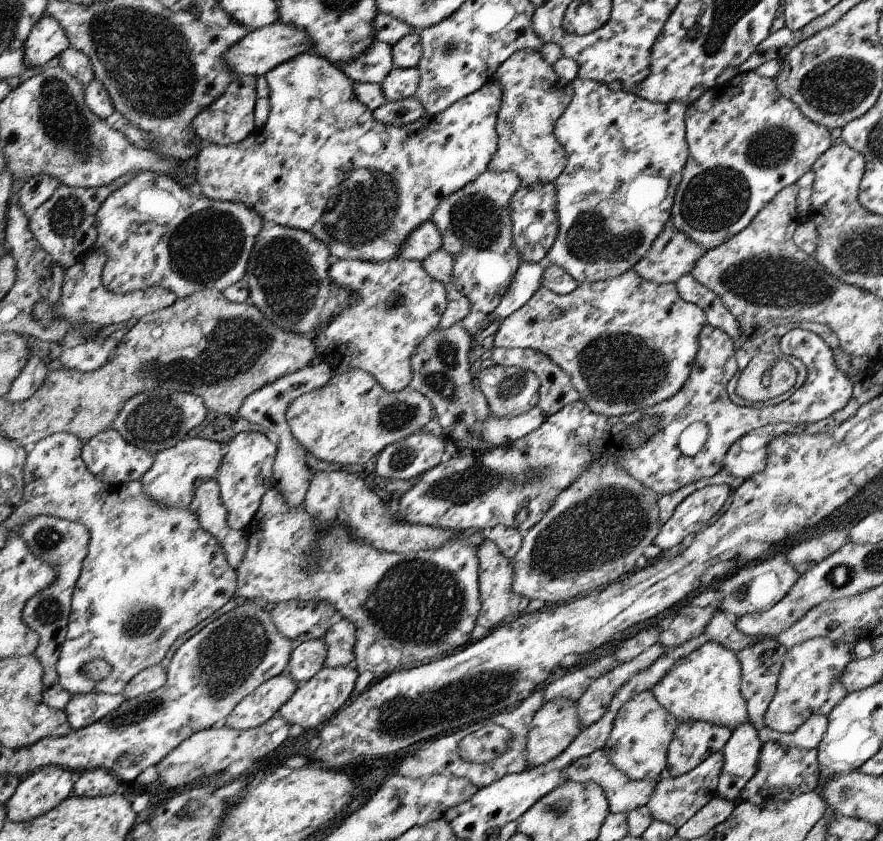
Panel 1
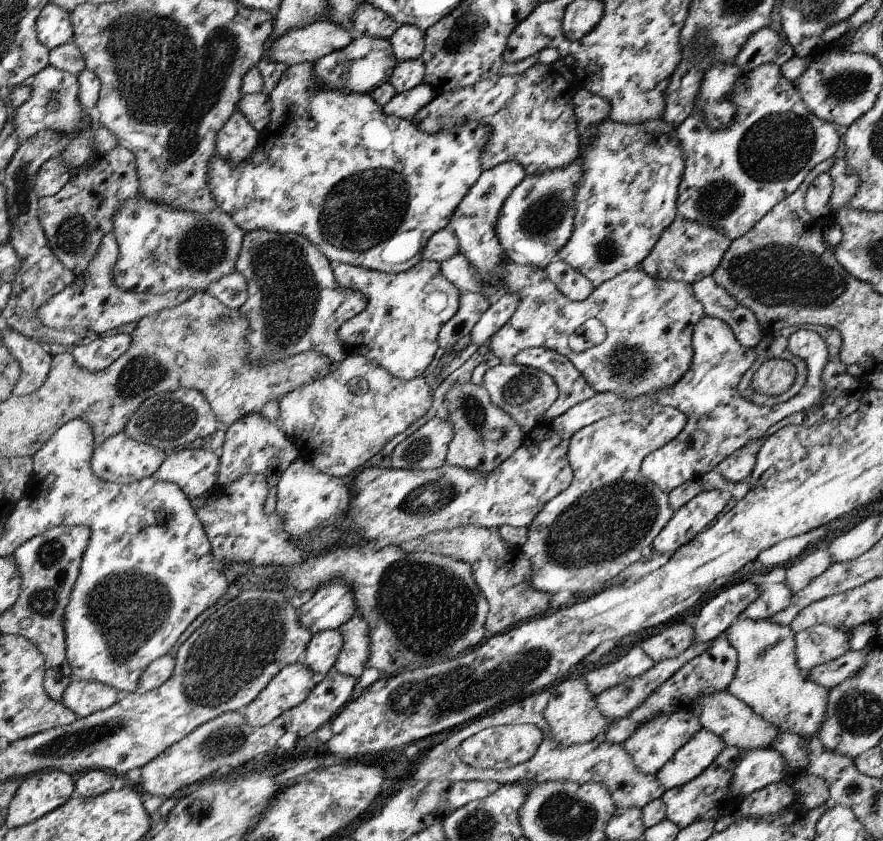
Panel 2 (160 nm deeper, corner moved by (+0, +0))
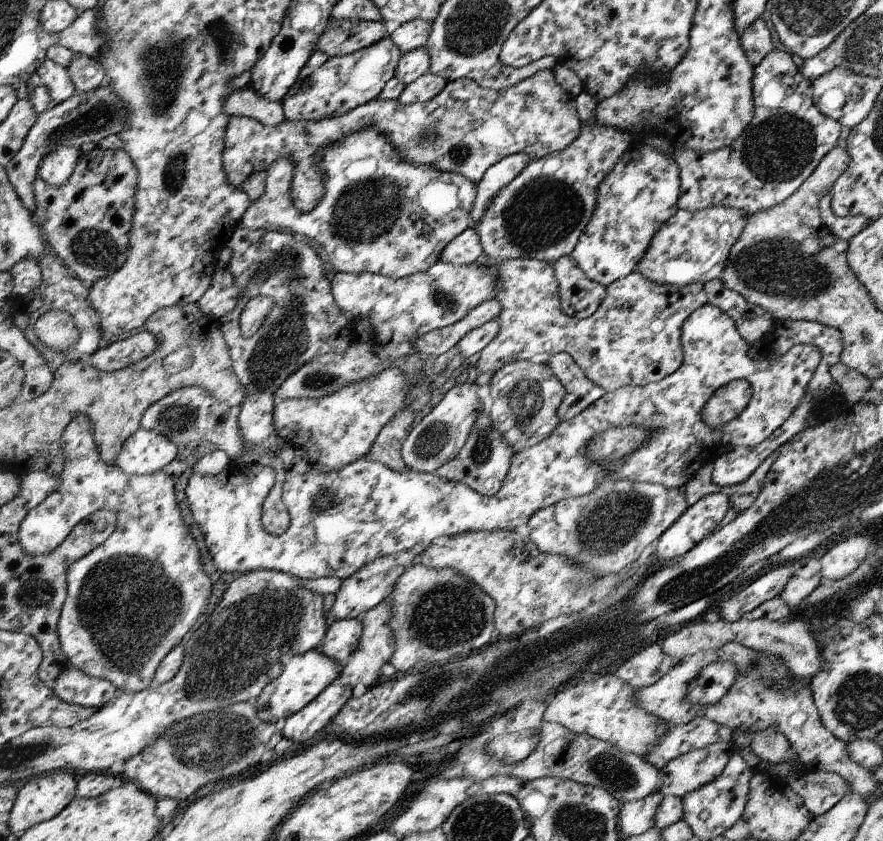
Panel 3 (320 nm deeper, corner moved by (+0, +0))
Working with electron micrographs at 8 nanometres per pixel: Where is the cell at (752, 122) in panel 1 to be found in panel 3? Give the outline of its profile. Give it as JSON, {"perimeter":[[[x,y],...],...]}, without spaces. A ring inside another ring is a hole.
{"perimeter":[[[774,48],[764,55],[755,69],[756,118],[752,117],[746,132],[734,144],[711,153],[700,153],[688,147],[676,146],[674,161],[680,166],[682,177],[682,192],[677,202],[679,209],[699,211],[722,205],[743,210],[748,216],[770,209],[791,197],[815,172],[819,162],[835,148],[842,126],[812,102],[812,84],[804,78],[791,54]]]}

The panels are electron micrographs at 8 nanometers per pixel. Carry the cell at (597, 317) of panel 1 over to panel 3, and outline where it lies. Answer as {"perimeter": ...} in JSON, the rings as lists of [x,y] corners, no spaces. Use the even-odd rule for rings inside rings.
{"perimeter":[[[484,255],[474,263],[492,267],[497,272],[496,278],[499,278],[501,286],[497,287],[495,298],[502,305],[502,312],[498,318],[498,334],[479,352],[480,358],[477,362],[479,373],[494,374],[508,363],[566,353],[578,363],[594,384],[601,386],[606,392],[614,392],[630,385],[644,386],[650,382],[658,382],[669,374],[675,373],[683,362],[684,350],[681,346],[681,338],[687,318],[696,309],[710,302],[703,283],[692,283],[683,287],[660,285],[643,274],[632,272],[606,287],[606,296],[592,316],[585,319],[572,319],[566,318],[561,309],[559,286],[552,263],[532,258],[500,261]]]}

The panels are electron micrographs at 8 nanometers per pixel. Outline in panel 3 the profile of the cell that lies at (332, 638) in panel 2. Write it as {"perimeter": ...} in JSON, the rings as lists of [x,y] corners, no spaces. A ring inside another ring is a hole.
{"perimeter":[[[357,618],[333,620],[327,637],[319,646],[319,650],[335,659],[340,666],[350,660],[352,653],[359,648],[359,640],[363,636],[363,622]]]}

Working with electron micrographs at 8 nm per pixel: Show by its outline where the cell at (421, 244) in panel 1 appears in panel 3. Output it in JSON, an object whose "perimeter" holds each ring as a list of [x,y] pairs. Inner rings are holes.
{"perimeter":[[[468,227],[443,250],[440,261],[458,266],[471,265],[483,255],[483,245],[479,239],[478,229]]]}

